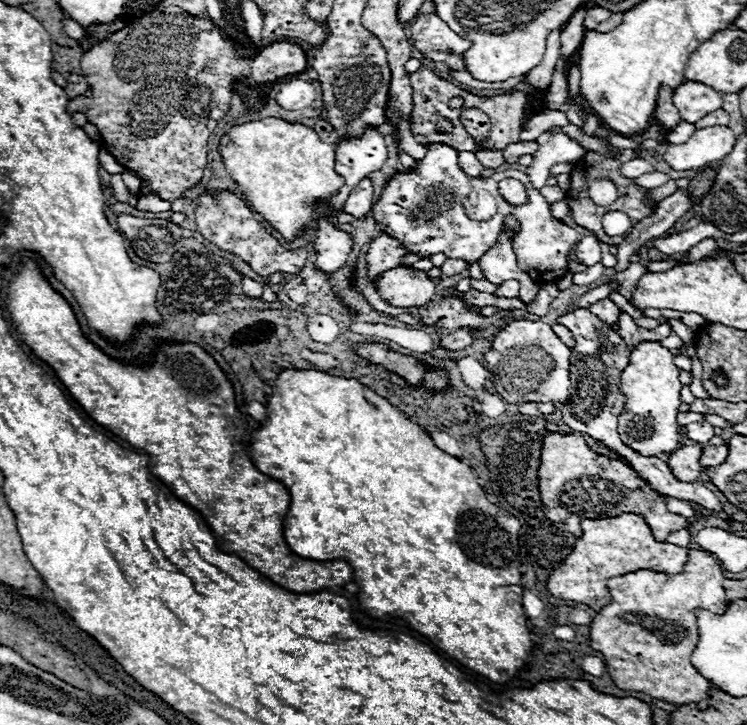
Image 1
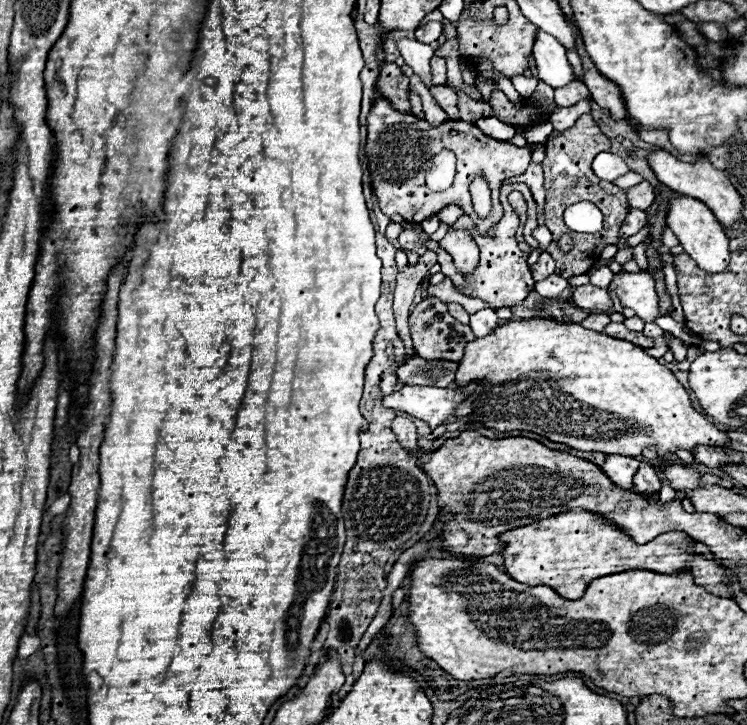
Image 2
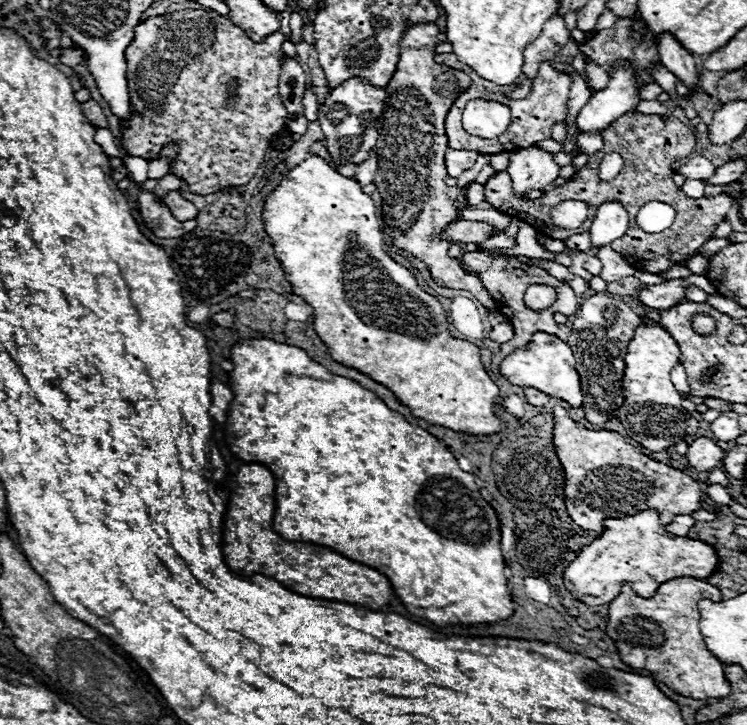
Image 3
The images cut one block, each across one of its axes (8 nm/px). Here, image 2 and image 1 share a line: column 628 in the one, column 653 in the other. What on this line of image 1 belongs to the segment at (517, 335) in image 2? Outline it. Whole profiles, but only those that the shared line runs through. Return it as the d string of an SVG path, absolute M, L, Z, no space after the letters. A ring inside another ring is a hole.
M660 342L638 344L630 354L628 366L620 372L620 392L626 396L626 406L618 418L618 434L628 448L642 456L670 454L680 448L682 434L676 424L676 414L682 404L682 384L678 372L680 368L674 364L674 356Z

